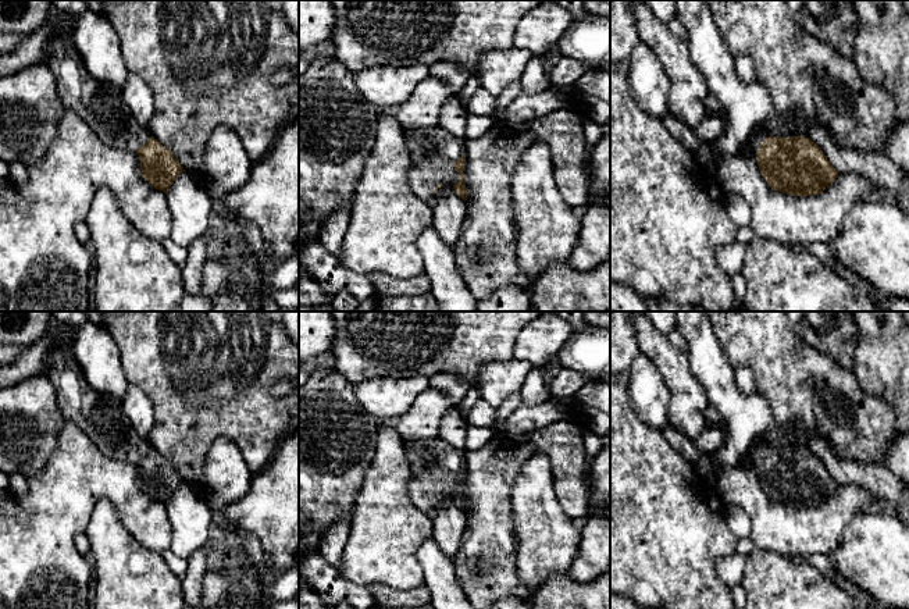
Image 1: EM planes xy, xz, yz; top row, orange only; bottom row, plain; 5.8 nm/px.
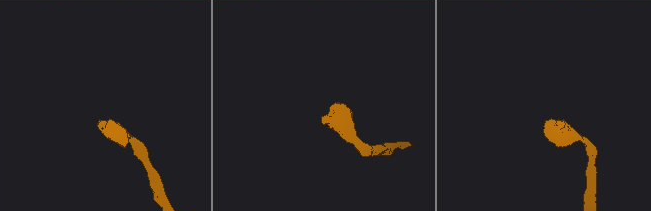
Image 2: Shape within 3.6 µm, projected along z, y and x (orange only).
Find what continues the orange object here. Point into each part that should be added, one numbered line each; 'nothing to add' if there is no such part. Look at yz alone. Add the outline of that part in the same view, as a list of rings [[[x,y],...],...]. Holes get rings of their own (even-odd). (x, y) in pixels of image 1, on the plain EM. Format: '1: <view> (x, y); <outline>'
1: yz (756, 448); [[[753,442],[748,450],[752,462],[756,464],[760,457],[762,457],[762,453],[769,449],[770,446],[767,446],[766,444],[762,444],[762,442]]]

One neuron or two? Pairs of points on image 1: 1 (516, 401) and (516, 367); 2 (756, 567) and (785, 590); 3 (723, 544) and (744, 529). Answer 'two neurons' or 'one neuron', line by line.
1: two neurons
2: one neuron
3: two neurons

